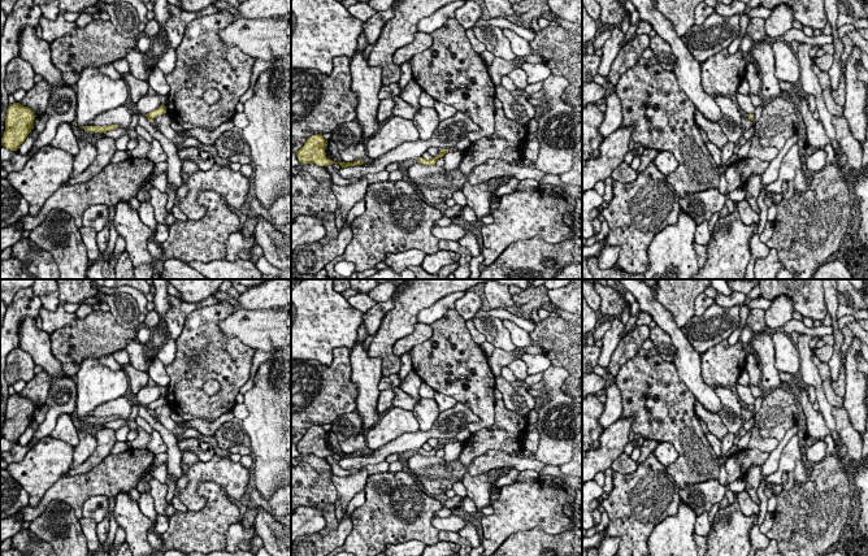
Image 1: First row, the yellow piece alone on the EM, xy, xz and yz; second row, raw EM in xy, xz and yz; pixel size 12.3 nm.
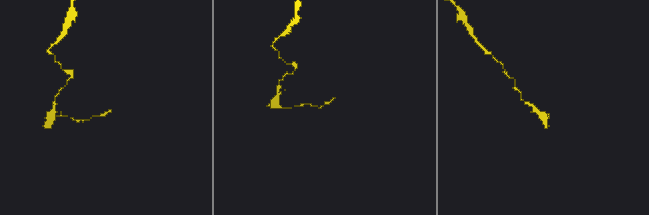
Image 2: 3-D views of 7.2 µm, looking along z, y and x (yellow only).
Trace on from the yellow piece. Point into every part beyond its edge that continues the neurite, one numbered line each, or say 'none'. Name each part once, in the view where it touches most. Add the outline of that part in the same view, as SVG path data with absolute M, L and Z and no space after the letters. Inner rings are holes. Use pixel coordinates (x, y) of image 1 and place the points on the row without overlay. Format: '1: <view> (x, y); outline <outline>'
none

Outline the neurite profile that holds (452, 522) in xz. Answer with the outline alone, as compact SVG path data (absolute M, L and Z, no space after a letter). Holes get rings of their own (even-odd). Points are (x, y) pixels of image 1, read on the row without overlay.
M450 514L448 517L434 517L431 525L438 530L446 530L452 533L459 533L464 526L465 521L456 514Z

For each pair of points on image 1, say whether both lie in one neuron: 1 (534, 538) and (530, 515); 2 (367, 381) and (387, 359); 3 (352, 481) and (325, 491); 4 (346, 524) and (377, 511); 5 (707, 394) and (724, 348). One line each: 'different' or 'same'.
1: different
2: different
3: different
4: different
5: different

